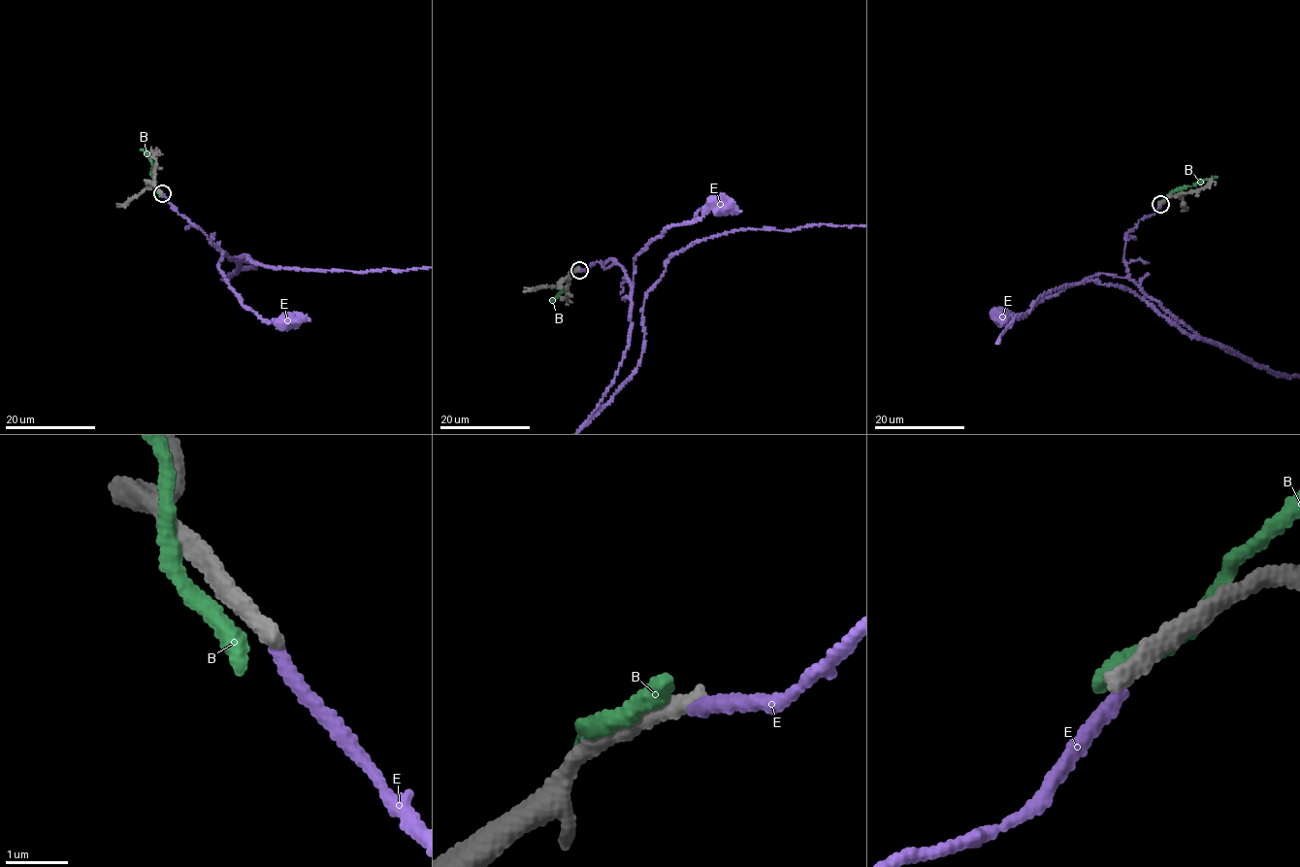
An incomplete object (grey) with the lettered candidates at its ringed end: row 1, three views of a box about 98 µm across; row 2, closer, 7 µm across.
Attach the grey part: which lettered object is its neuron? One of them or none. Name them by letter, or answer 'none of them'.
none of them

